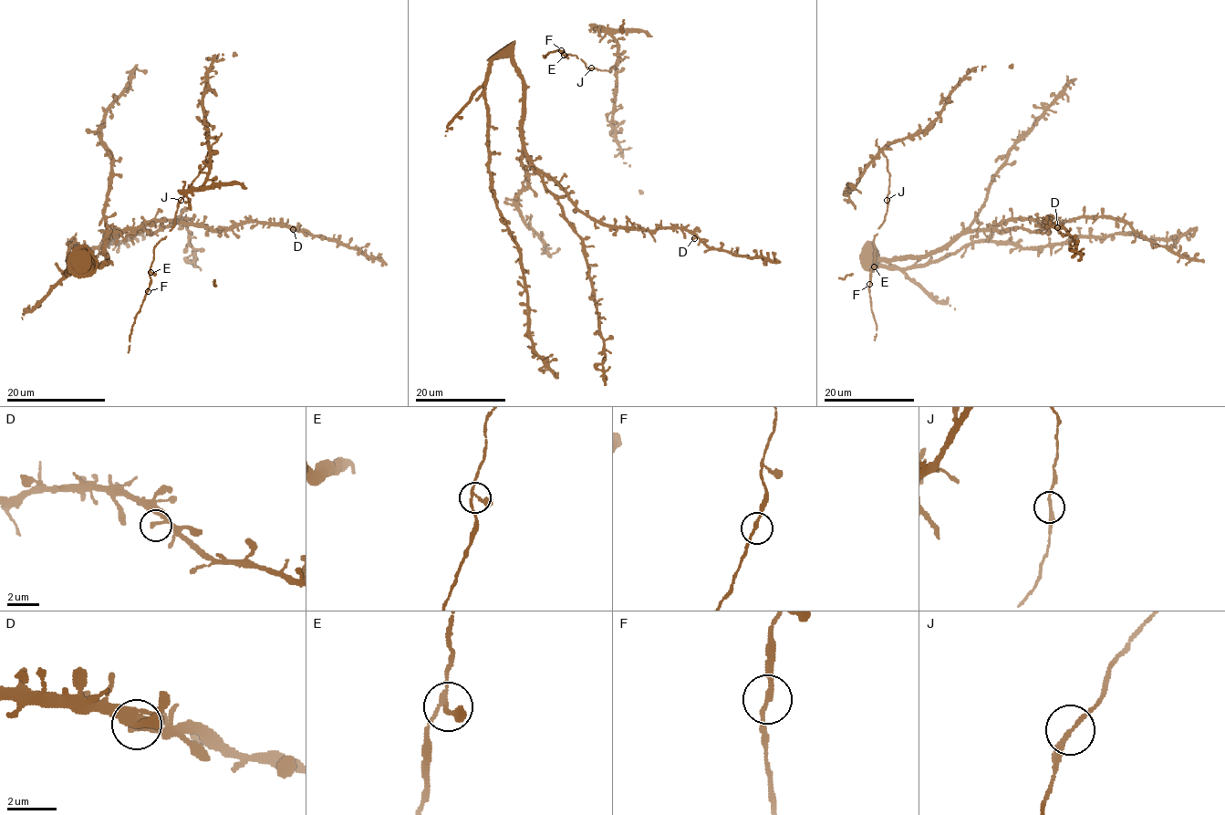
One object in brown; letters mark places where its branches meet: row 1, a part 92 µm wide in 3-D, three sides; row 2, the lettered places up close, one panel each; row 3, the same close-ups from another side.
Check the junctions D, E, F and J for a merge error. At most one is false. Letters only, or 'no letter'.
no letter

